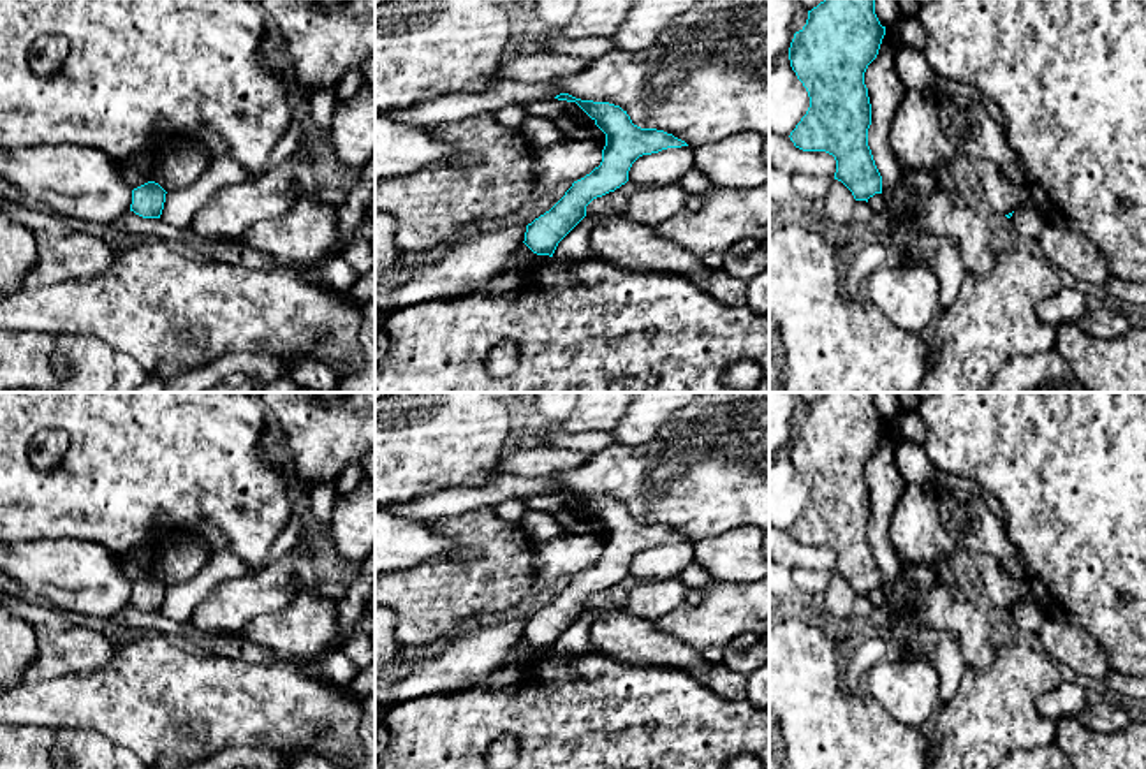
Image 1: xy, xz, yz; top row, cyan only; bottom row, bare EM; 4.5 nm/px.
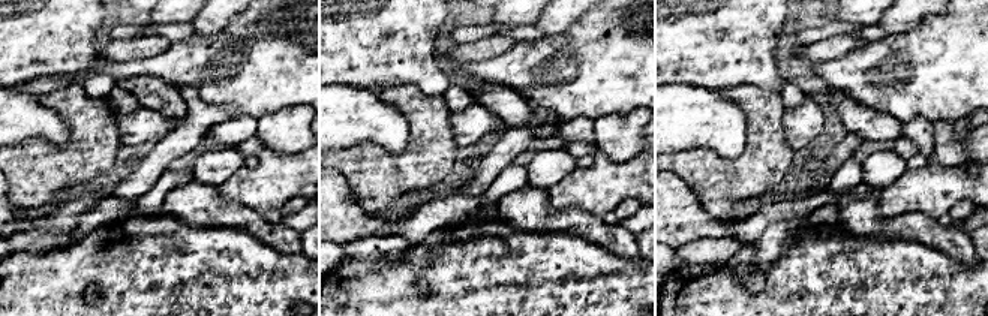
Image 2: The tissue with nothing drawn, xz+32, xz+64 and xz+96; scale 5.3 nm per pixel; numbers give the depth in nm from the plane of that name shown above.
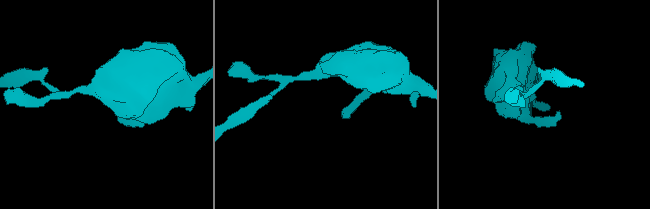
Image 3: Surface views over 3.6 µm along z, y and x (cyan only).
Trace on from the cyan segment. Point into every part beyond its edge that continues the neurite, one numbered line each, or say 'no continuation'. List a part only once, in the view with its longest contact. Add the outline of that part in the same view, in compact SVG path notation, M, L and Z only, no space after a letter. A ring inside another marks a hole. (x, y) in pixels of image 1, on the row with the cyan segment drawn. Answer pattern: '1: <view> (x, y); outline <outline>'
no continuation

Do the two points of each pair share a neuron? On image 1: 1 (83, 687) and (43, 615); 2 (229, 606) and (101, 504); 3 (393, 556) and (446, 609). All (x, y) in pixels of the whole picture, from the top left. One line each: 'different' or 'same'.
1: different
2: different
3: different

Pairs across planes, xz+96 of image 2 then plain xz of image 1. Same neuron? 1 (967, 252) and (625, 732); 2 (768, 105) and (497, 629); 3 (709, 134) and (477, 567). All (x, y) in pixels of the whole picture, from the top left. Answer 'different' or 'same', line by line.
1: different
2: different
3: different

